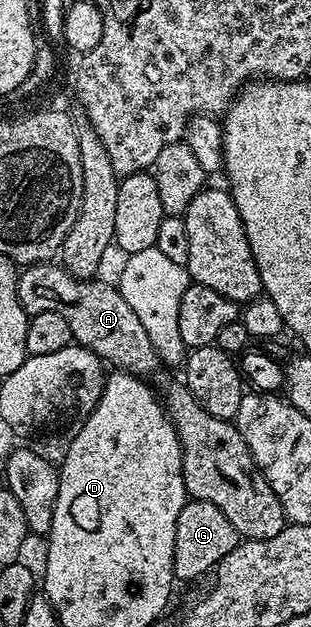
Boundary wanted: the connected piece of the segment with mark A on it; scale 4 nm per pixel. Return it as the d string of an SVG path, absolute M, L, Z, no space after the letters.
M47 261L26 265L18 273L17 295L26 314L59 312L59 316L66 318L76 345L86 346L106 363L114 362L118 371L151 380L163 399L165 413L177 427L185 493L190 499L215 504L215 508L231 520L242 539L267 540L283 532L287 524L283 504L279 504L264 474L251 468L253 457L246 451L245 441L236 425L228 418L211 416L211 412L196 402L184 381L177 379L176 382L169 374L157 374L163 370L161 357L155 352L139 316L131 312L116 285L77 278L64 266Z

